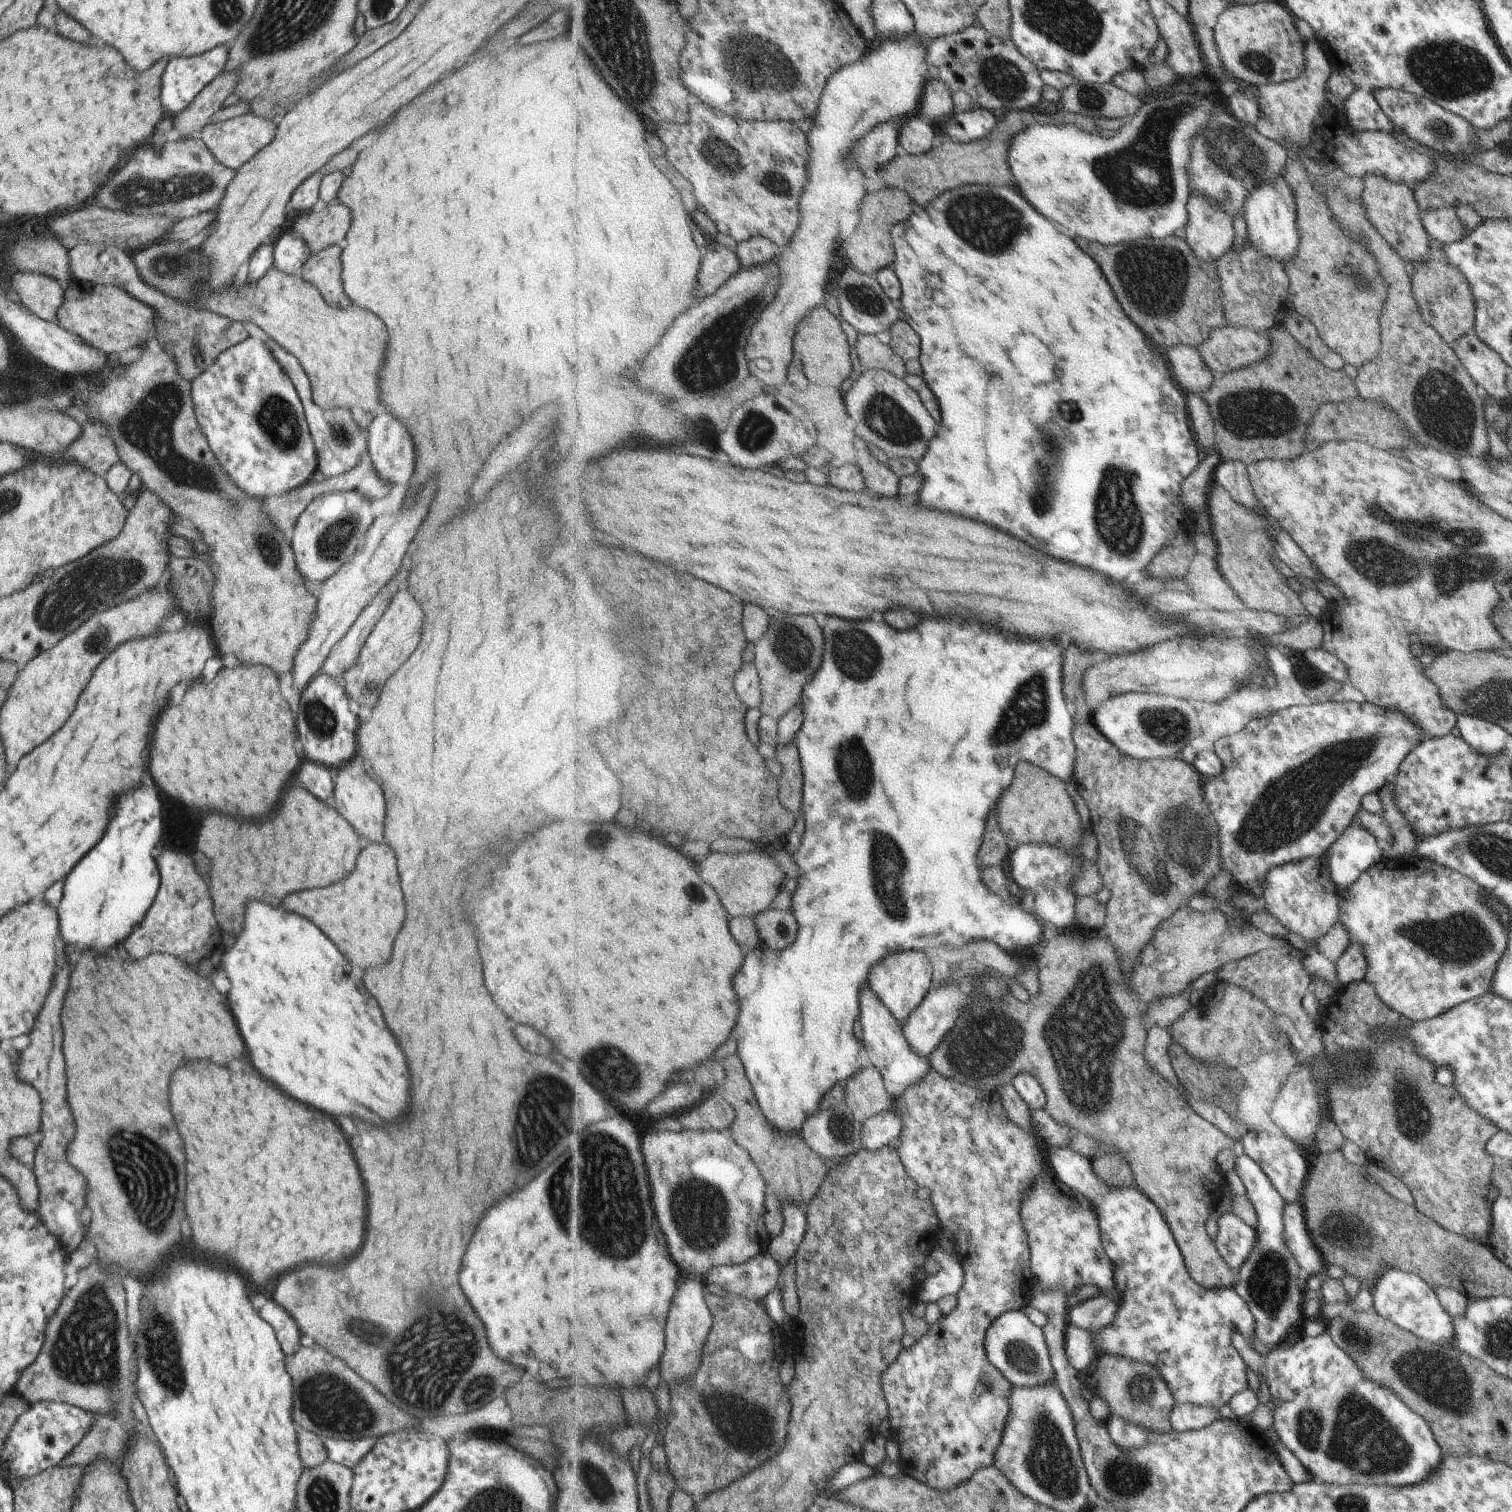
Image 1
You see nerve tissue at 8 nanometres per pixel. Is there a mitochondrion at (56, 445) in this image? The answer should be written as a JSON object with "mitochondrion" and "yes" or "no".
{"mitochondrion":"no"}

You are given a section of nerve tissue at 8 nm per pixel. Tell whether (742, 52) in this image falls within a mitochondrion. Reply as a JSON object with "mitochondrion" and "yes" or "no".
{"mitochondrion":"yes"}

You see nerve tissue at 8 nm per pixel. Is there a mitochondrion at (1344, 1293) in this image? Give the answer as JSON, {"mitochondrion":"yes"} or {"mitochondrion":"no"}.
{"mitochondrion":"no"}

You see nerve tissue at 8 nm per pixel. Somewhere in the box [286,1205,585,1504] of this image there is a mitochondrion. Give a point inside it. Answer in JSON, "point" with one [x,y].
{"point":[433,1362]}

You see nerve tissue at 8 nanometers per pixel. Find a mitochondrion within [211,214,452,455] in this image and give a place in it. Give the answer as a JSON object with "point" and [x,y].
{"point":[341,435]}

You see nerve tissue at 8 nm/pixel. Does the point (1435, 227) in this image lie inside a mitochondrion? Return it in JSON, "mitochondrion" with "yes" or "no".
{"mitochondrion":"no"}

